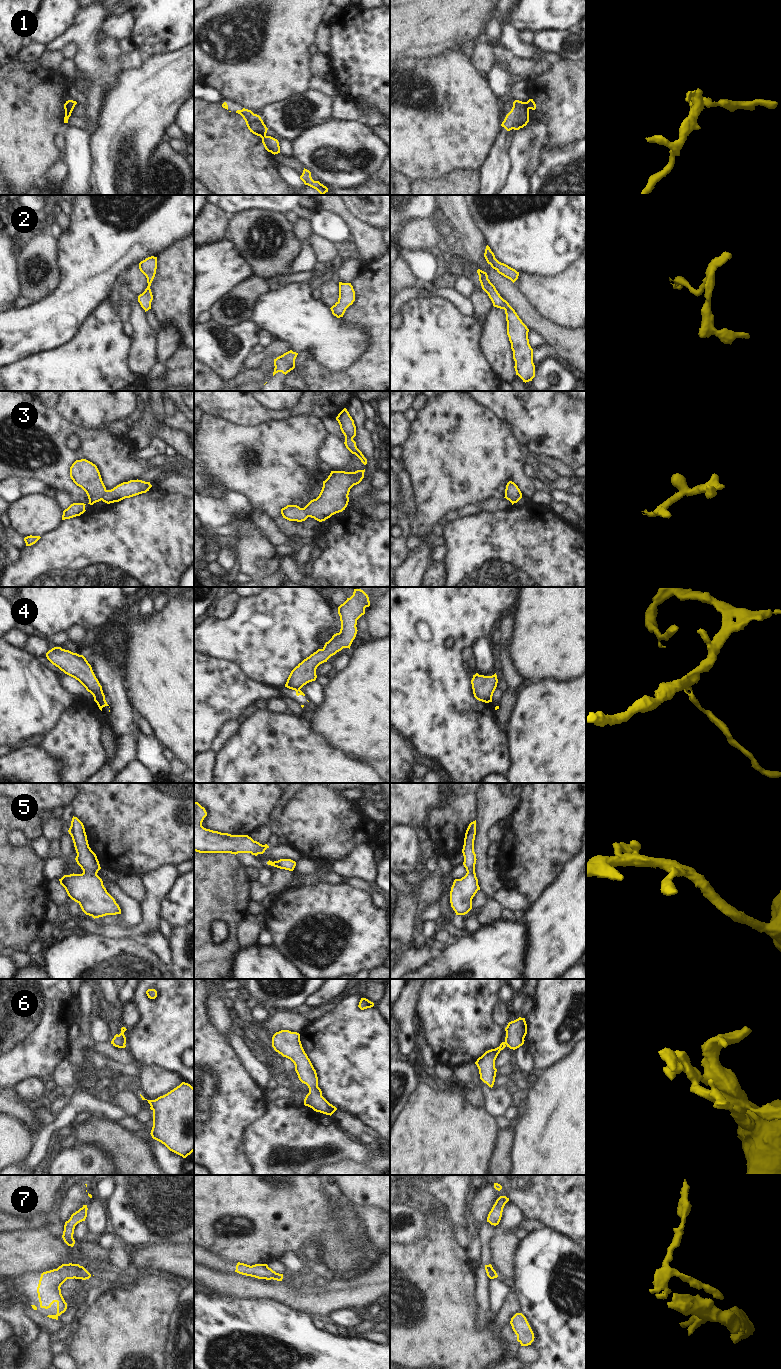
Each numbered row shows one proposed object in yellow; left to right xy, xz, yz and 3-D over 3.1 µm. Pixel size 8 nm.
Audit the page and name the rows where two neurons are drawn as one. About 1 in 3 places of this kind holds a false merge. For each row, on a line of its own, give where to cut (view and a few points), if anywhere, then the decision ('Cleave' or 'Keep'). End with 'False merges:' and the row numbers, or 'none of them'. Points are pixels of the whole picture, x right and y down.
1: Split along xy (65, 103), (71, 112). Cleave
2: No split. Keep
3: No split. Keep
4: Split along xy (104, 697), (94, 700). Cleave
5: No split. Keep
6: No split. Keep
7: No split. Keep
False merges: 1, 4

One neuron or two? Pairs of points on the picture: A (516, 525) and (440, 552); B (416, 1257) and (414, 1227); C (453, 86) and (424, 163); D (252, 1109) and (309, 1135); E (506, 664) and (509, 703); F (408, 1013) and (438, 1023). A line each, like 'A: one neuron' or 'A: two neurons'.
A: two neurons
B: two neurons
C: one neuron
D: two neurons
E: one neuron
F: two neurons

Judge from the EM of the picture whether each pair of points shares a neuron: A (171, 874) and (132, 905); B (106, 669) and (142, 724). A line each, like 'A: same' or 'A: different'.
A: different
B: different

